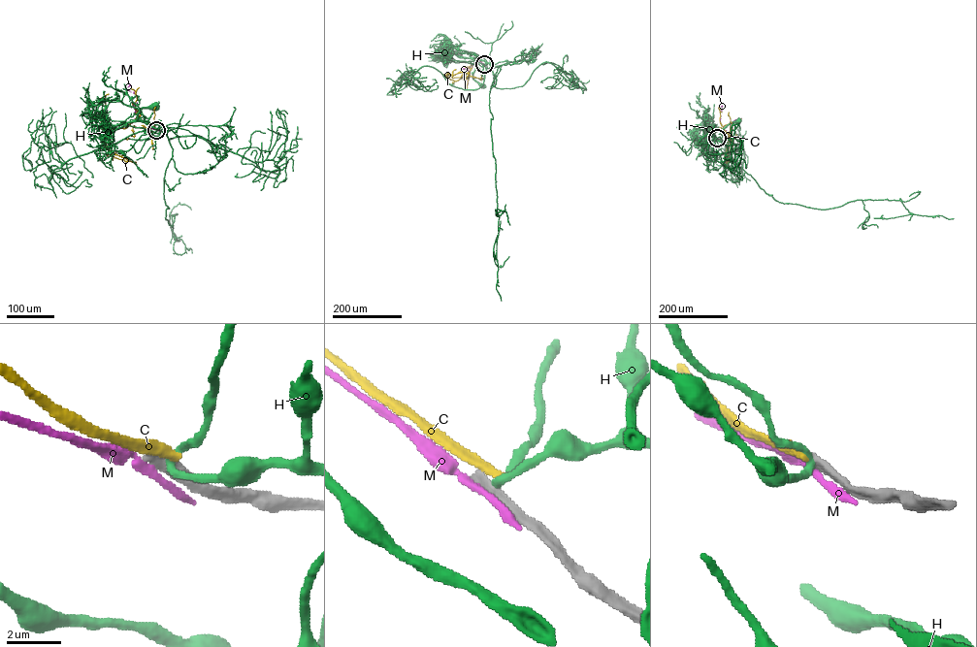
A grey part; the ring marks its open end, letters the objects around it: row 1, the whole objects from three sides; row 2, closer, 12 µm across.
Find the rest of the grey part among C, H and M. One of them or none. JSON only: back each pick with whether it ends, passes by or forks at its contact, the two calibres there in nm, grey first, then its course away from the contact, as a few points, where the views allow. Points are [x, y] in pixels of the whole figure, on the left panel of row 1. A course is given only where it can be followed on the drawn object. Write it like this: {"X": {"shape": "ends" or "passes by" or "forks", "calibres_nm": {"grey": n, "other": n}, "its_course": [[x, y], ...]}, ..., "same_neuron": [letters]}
{"same_neuron": []}

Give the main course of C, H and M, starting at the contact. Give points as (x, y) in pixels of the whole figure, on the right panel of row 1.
C: (717, 138), (714, 133), (720, 127), (733, 137), (725, 159), (730, 161), (731, 157), (730, 160)
H: (717, 138), (713, 137), (713, 132), (737, 121)
M: (717, 139), (714, 133), (723, 127), (722, 105)

